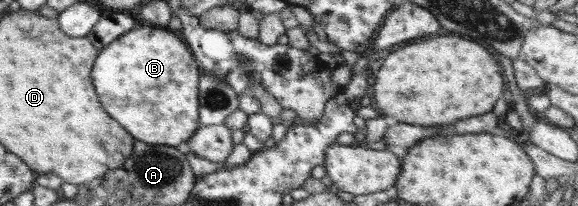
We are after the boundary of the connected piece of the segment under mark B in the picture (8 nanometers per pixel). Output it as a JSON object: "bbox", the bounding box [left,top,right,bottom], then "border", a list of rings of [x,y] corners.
{"bbox":[91,28,202,146],"border":[[[133,28],[121,34],[115,42],[103,48],[95,60],[91,78],[101,106],[111,118],[115,118],[133,138],[151,145],[179,146],[188,142],[200,128],[199,122],[199,78],[202,72],[198,63],[187,50],[186,43],[179,40],[167,28]]]}

